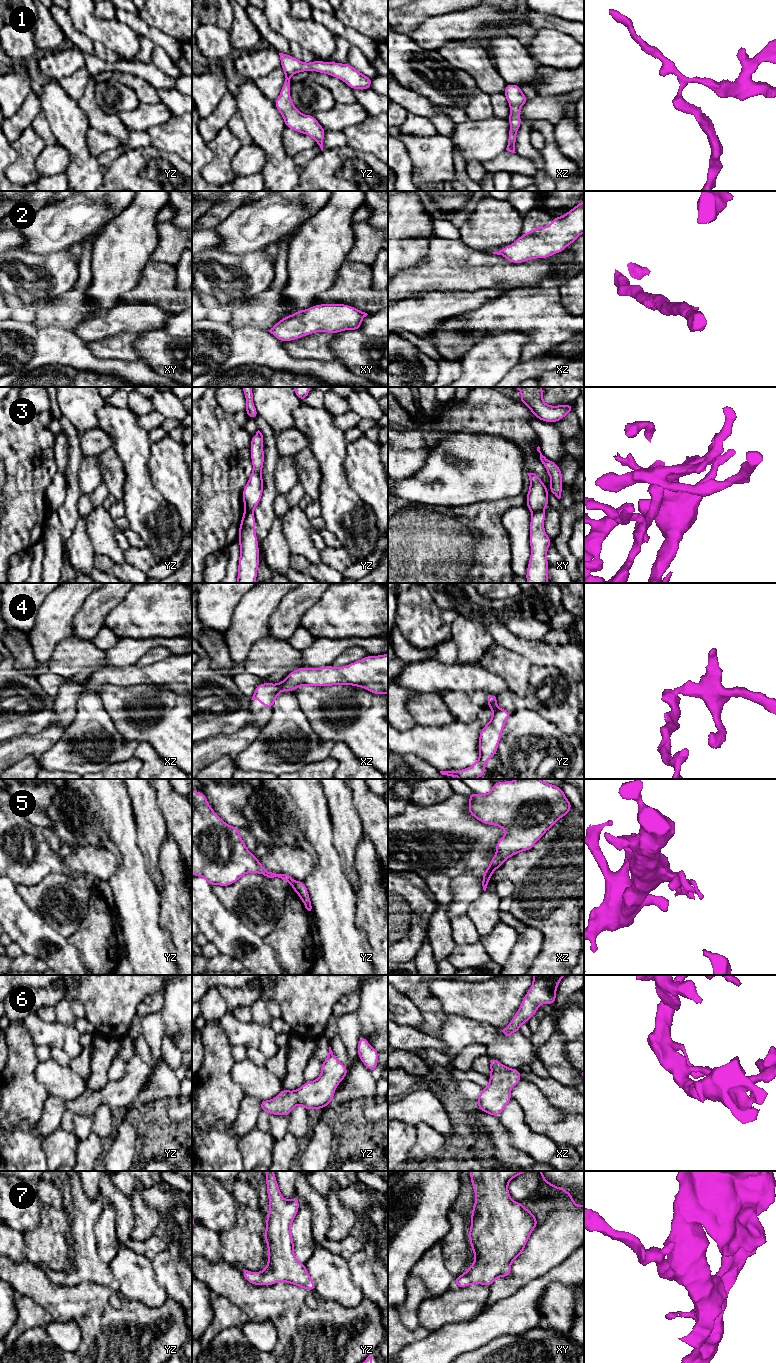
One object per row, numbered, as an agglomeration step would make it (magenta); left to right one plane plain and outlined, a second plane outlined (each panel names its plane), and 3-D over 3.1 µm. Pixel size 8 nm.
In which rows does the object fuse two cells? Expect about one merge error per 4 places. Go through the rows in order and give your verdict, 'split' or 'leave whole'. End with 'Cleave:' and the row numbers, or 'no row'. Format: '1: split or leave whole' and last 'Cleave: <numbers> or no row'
1: leave whole
2: leave whole
3: split
4: split
5: split
6: leave whole
7: leave whole
Cleave: 3, 4, 5

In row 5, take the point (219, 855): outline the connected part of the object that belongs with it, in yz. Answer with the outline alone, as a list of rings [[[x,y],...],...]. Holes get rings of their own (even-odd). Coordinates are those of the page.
[[[192,790],[192,874],[203,877],[211,886],[228,886],[246,873],[258,873],[269,878],[279,877],[292,884],[294,879],[286,874],[267,871],[246,847],[239,828],[225,823],[210,807],[202,792]]]

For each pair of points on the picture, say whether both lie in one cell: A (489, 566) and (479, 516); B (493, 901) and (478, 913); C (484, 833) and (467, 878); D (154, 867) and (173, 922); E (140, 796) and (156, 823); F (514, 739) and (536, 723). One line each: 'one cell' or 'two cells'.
A: one cell
B: one cell
C: two cells
D: two cells
E: one cell
F: one cell

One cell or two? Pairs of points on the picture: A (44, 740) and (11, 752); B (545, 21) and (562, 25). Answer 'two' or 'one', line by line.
A: one
B: one

